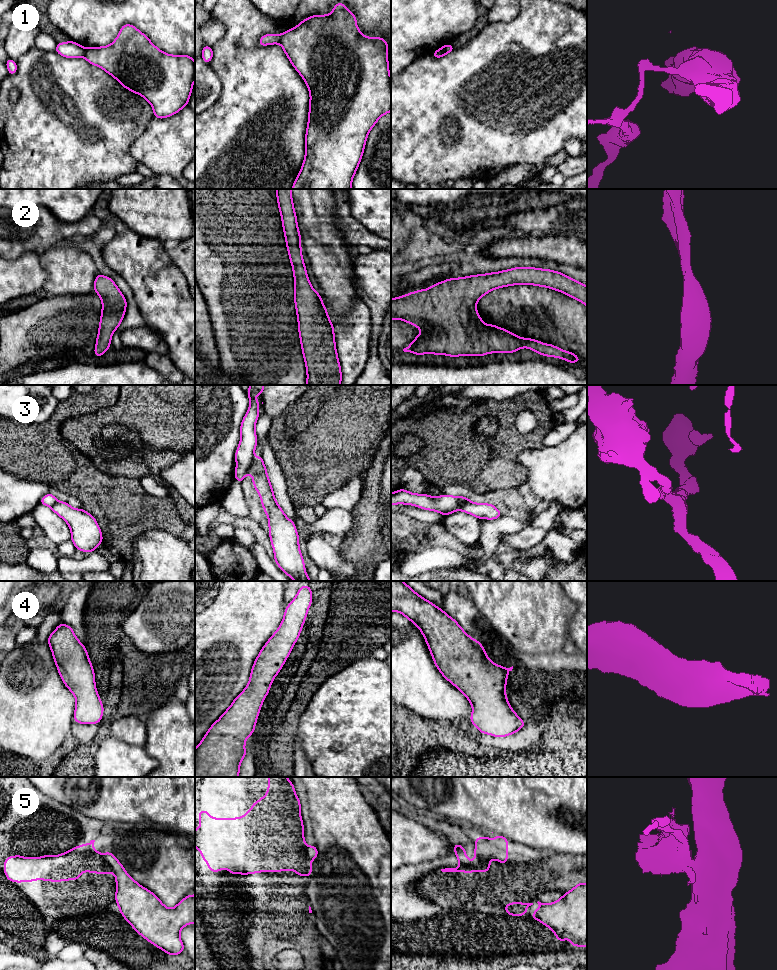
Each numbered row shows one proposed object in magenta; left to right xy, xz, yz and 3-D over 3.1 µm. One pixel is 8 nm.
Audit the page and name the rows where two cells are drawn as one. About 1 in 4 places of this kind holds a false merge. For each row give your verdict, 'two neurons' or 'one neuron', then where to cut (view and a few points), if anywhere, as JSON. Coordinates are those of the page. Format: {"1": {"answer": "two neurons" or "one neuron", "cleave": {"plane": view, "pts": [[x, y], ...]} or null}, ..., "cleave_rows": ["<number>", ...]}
{"1": {"answer": "two neurons", "cleave": {"plane": "xy", "pts": [[85, 48], [83, 56]]}}, "2": {"answer": "one neuron", "cleave": null}, "3": {"answer": "two neurons", "cleave": {"plane": "xz", "pts": [[253, 455], [247, 472]]}}, "4": {"answer": "one neuron", "cleave": null}, "5": {"answer": "two neurons", "cleave": {"plane": "xy", "pts": [[102, 855], [113, 871]]}}, "cleave_rows": ["1", "3", "5"]}

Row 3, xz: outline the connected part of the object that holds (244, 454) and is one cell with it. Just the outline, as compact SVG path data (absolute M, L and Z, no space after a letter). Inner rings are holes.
M250 385L246 392L250 405L246 412L240 427L241 439L235 453L235 481L242 482L248 473L254 456L254 450L257 446L257 436L255 432L256 421L259 418L258 409L260 403L256 400L254 394L258 393L262 397L264 385Z

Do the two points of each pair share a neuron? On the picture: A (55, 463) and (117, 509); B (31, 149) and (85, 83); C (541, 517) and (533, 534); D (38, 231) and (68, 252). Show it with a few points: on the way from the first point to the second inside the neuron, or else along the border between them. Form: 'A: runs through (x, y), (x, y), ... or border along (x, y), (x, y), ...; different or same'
A: runs through (70, 472), (88, 483), (102, 495); same
B: runs through (47, 133), (69, 111), (69, 107), (77, 99); same
C: border along (531, 524), (542, 527), (547, 531); different
D: border along (62, 242), (40, 251); different

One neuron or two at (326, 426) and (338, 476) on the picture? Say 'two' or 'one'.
one

